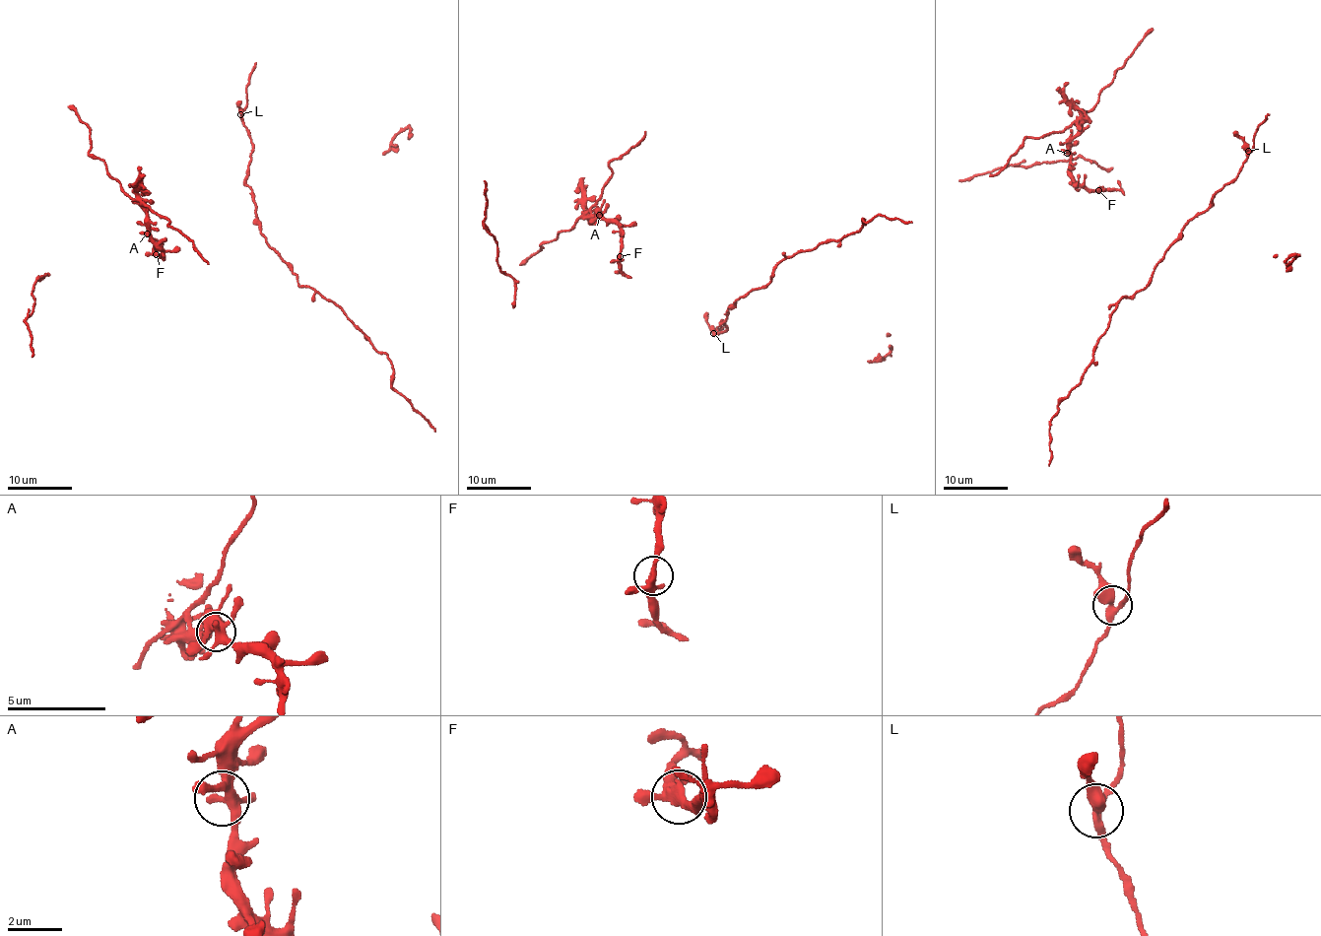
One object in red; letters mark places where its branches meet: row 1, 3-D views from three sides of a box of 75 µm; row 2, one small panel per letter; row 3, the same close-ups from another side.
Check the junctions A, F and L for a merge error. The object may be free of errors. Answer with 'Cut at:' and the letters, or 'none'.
Cut at: none

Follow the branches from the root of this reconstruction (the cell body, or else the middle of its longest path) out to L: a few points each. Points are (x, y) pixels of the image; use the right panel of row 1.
L: (1179, 234), (1186, 223), (1207, 210), (1213, 194), (1236, 177), (1248, 151)

